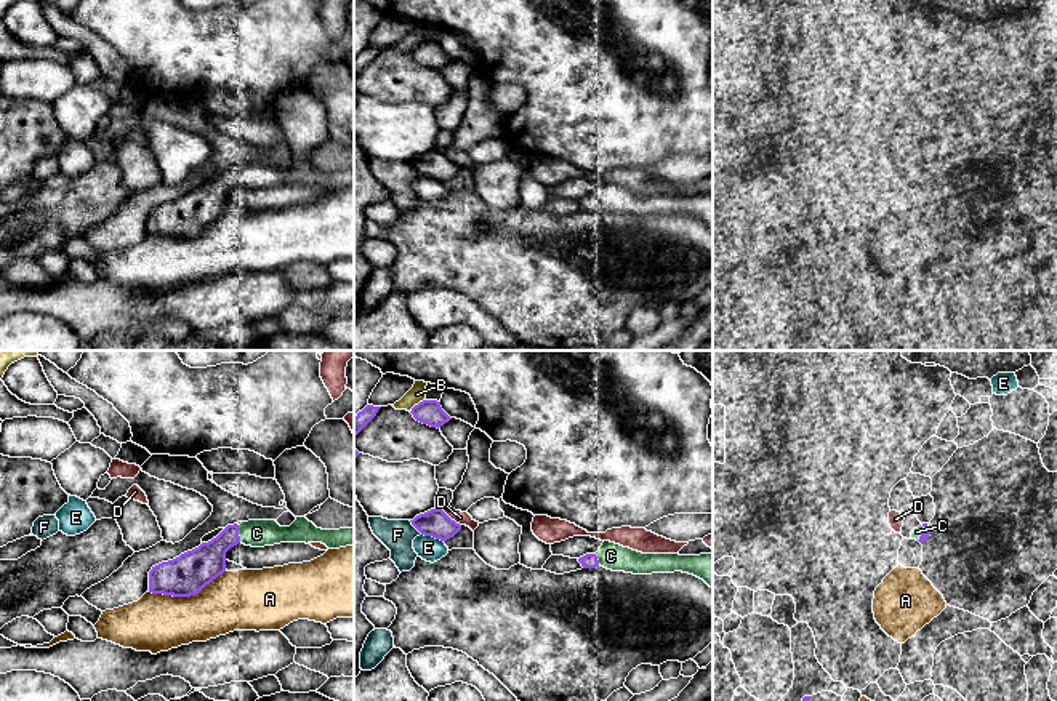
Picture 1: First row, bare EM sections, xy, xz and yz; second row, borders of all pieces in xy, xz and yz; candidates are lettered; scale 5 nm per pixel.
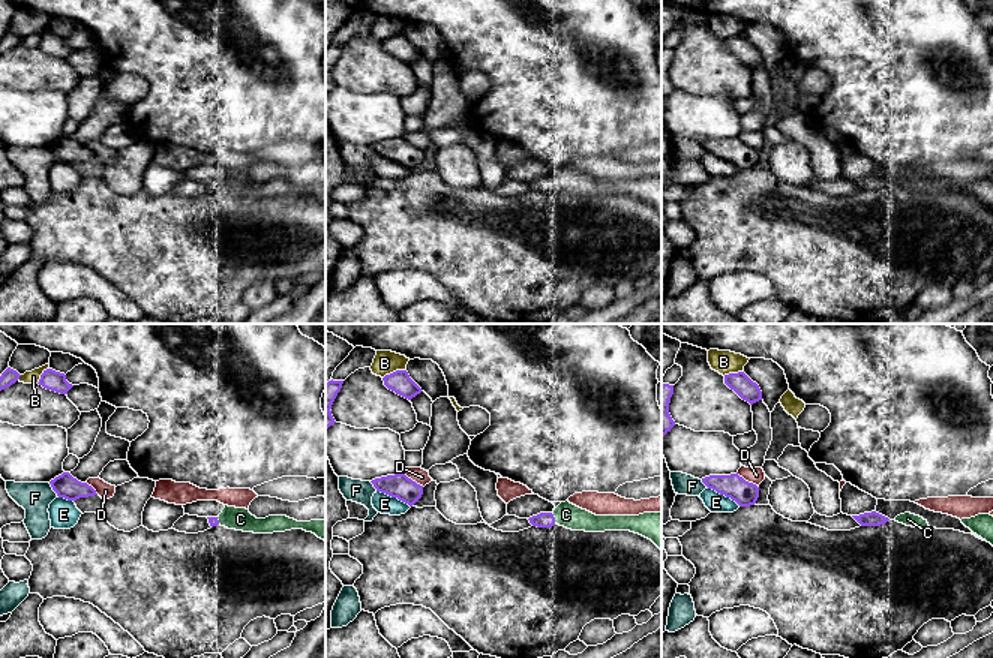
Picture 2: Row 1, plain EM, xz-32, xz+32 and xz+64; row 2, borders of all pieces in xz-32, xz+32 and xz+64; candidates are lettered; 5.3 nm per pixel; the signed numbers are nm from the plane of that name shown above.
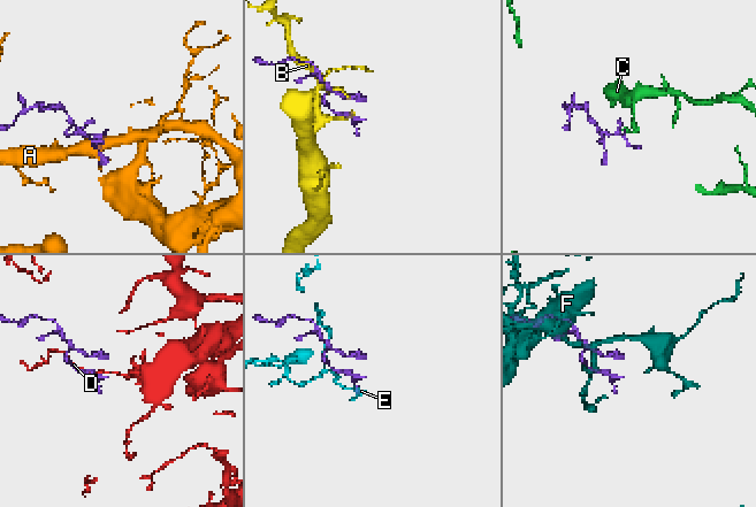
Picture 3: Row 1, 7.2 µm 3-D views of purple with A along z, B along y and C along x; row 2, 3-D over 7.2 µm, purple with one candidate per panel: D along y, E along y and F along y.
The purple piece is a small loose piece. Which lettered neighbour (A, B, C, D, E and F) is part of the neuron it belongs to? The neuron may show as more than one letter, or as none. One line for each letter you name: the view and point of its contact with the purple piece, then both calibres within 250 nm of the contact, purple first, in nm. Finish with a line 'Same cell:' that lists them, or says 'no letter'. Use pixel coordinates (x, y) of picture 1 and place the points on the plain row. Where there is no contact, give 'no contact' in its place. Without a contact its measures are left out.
C: xy (237, 175) | 190/140 nm
Same cell: C

